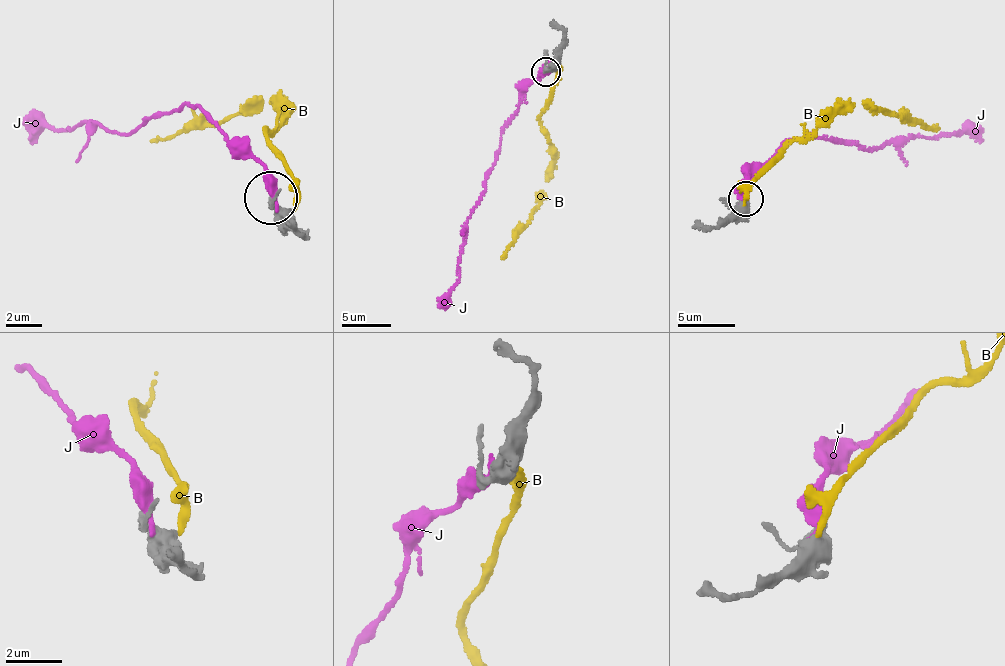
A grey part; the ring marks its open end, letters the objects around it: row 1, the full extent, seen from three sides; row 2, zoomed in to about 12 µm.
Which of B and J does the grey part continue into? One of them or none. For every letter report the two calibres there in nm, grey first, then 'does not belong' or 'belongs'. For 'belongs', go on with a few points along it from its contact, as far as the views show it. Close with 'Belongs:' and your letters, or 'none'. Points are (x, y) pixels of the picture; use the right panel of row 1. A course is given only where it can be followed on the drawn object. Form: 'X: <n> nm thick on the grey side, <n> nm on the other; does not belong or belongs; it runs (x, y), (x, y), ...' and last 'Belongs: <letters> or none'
B: 550 nm thick on the grey side, 220 nm on the other; does not belong
J: 460 nm thick on the grey side, 360 nm on the other; does not belong
Belongs: none

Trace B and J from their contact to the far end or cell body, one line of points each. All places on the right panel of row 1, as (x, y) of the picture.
B: (743, 205), (747, 185), (755, 174), (790, 143), (805, 140), (823, 123), (853, 104), (872, 103), (938, 129)
J: (744, 202), (743, 181), (791, 140), (821, 137), (872, 150), (891, 142), (943, 133), (977, 133), (981, 140)

